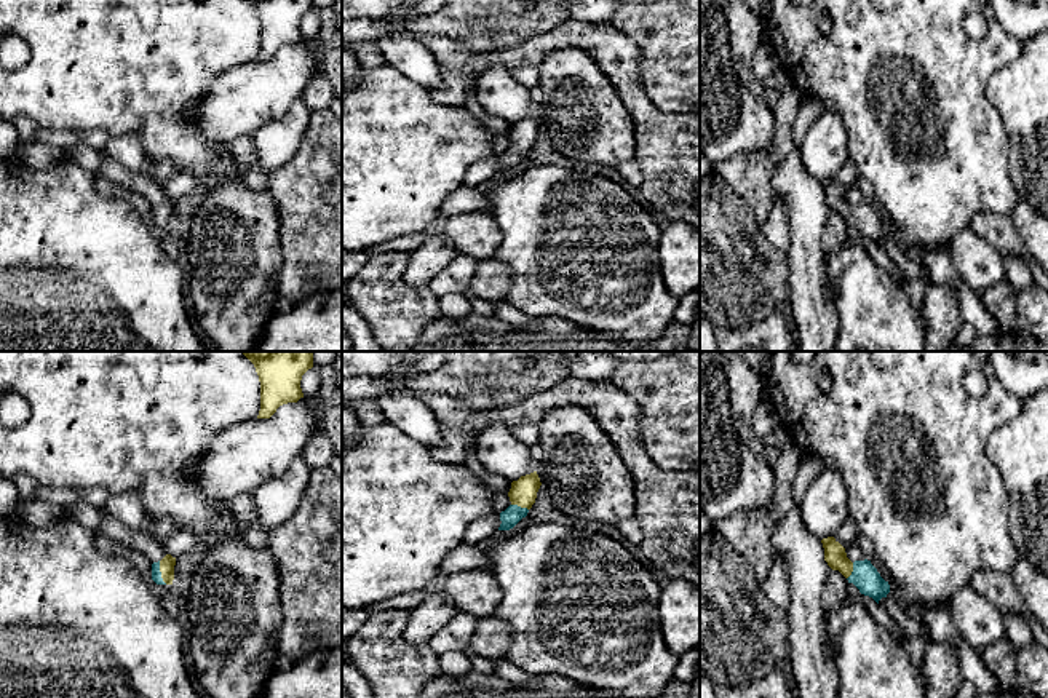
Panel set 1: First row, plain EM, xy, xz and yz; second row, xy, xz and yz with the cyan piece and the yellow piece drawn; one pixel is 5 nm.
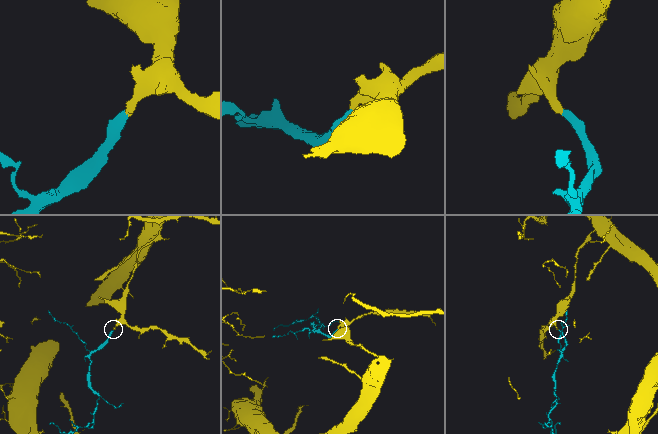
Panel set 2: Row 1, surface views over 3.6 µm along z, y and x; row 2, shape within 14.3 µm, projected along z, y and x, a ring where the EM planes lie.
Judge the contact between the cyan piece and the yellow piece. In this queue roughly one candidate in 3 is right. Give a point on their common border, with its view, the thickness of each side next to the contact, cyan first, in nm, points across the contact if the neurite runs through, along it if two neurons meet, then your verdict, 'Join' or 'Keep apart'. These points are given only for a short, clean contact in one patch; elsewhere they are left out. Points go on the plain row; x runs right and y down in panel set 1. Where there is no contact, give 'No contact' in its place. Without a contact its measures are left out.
Touches cyan at xy (160, 214). Thickness 50 nm (cyan) against 80 nm. Path across: xy (155, 210), (160, 214), (166, 206). Join

